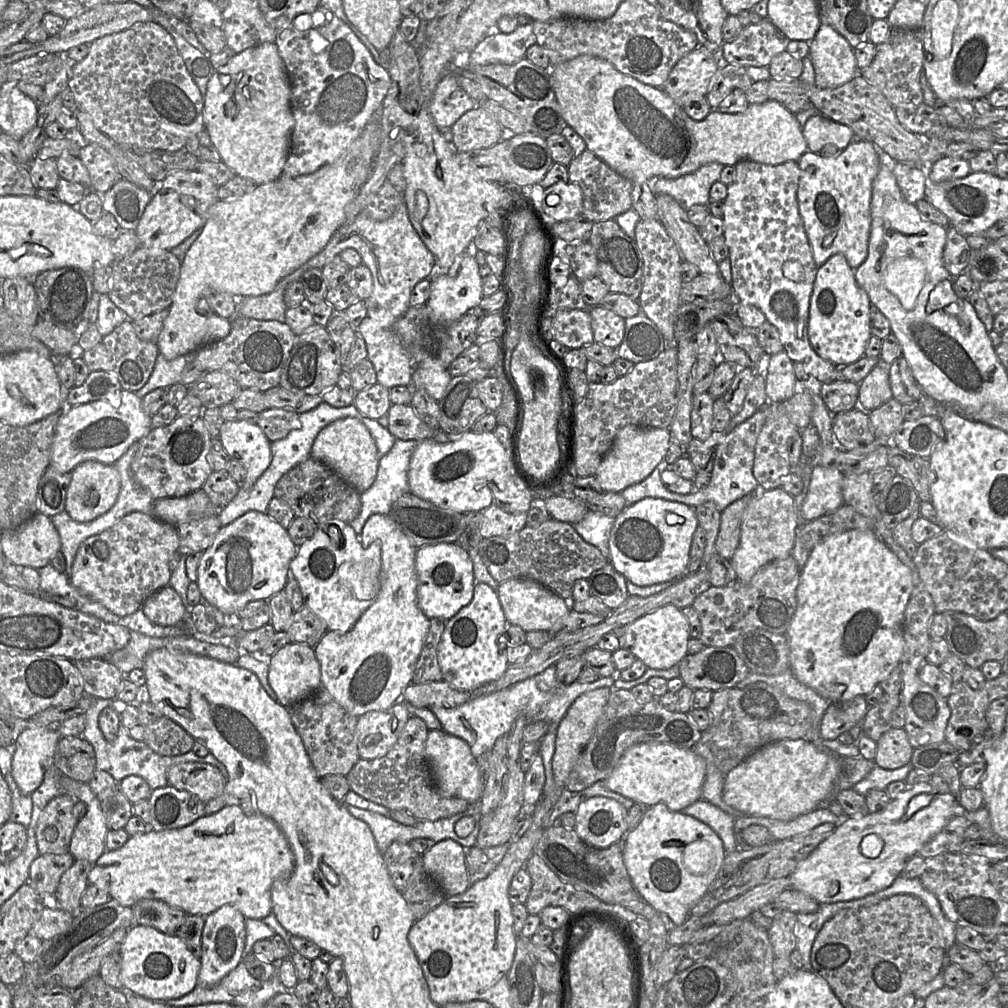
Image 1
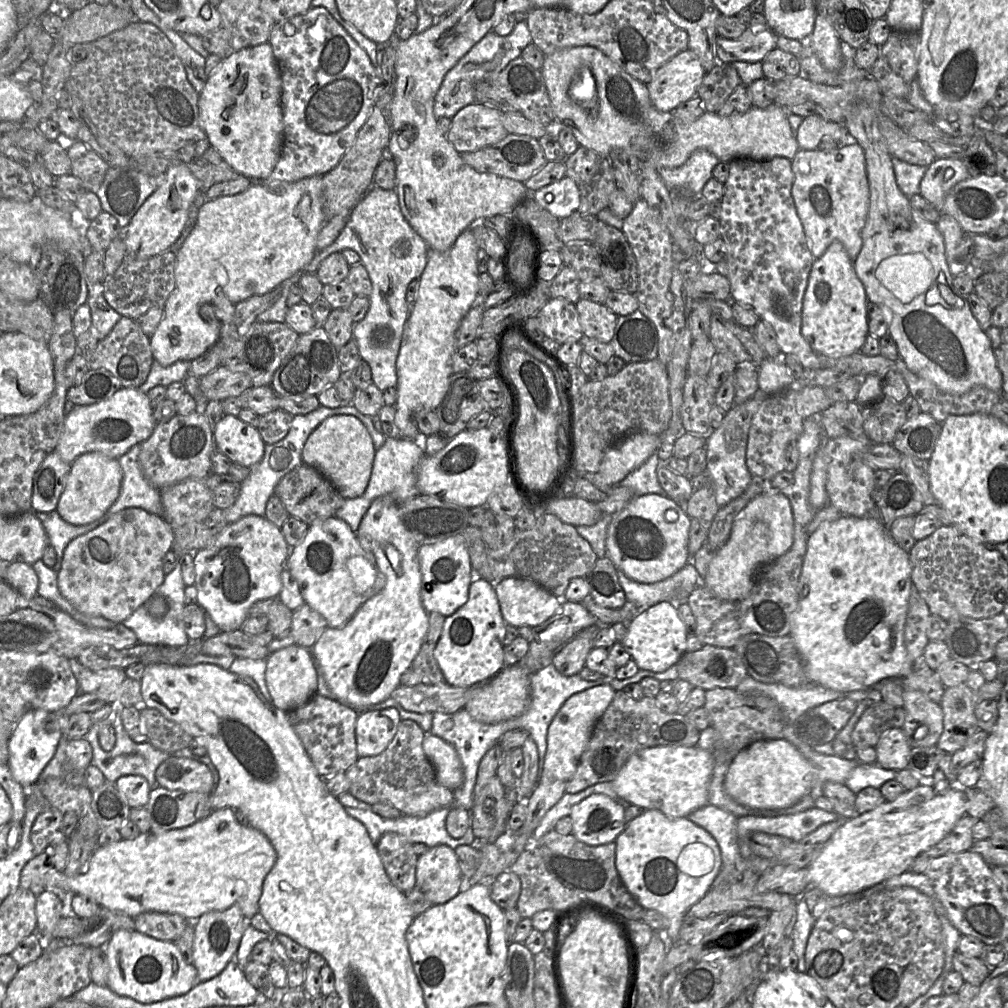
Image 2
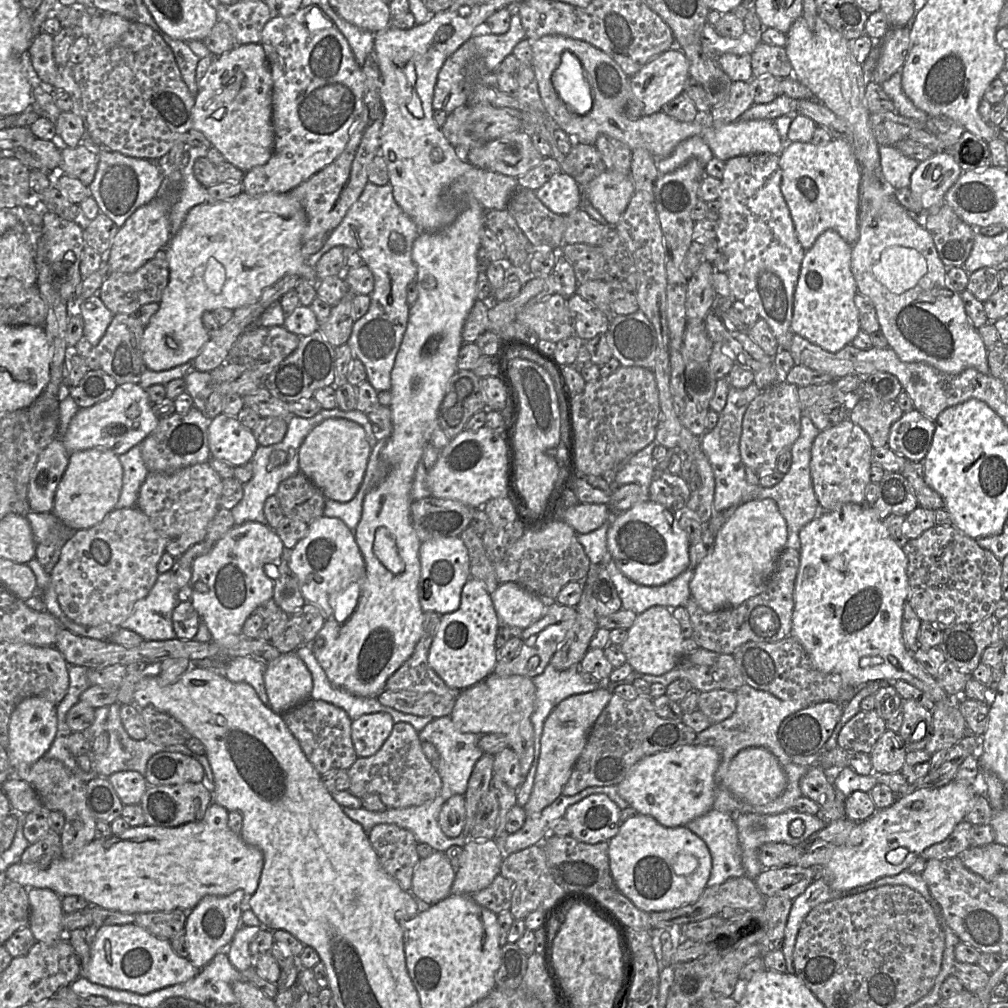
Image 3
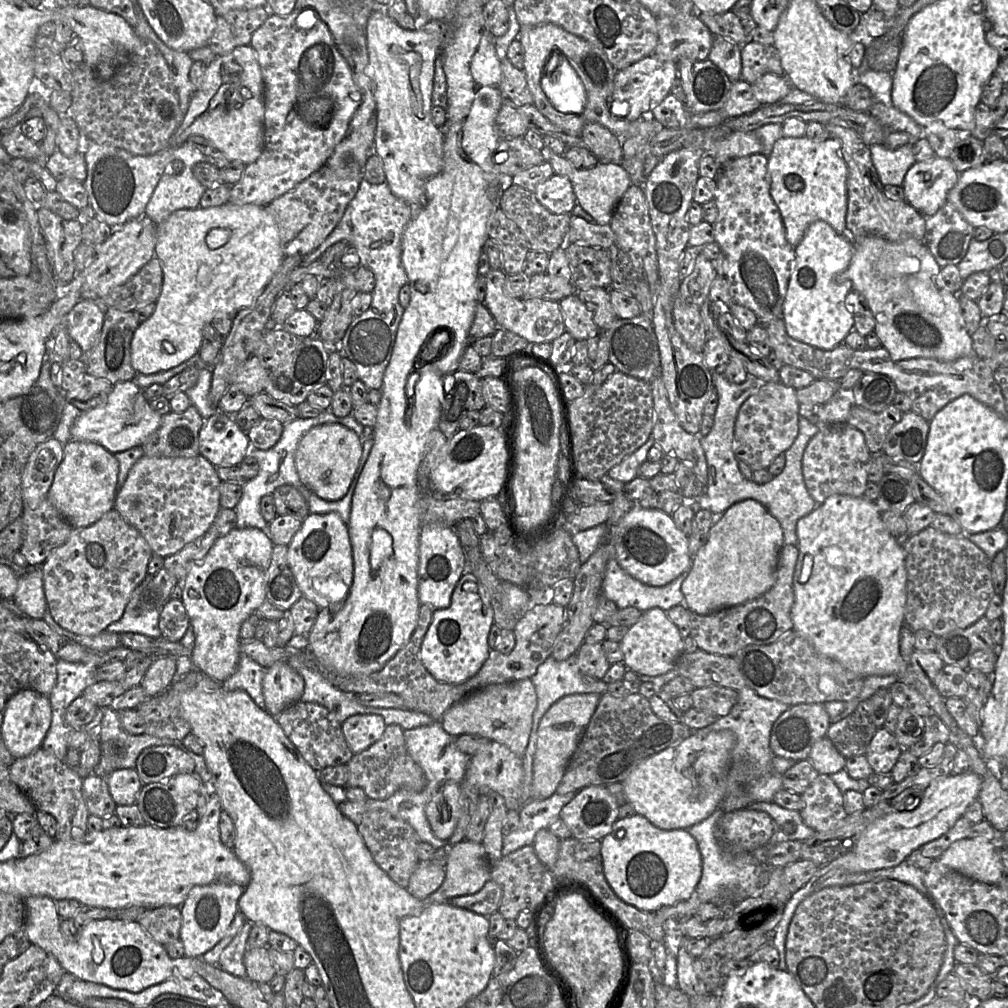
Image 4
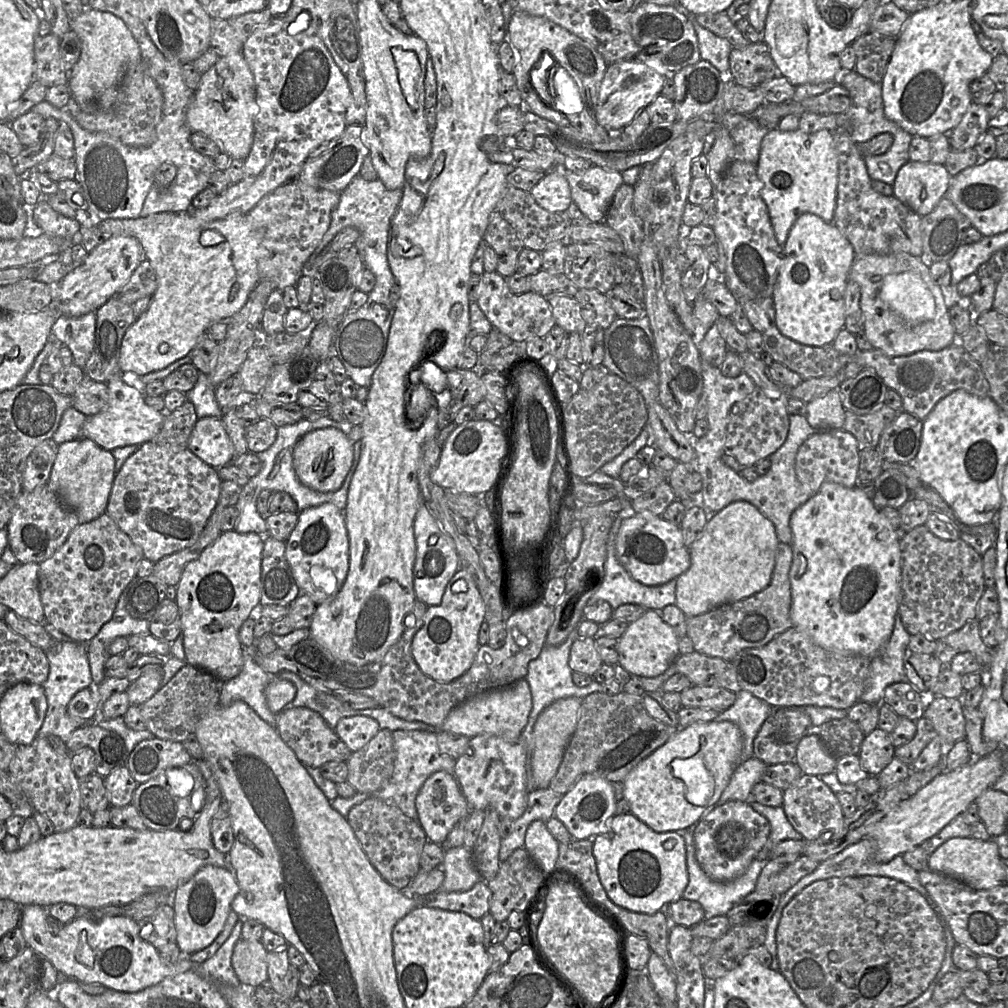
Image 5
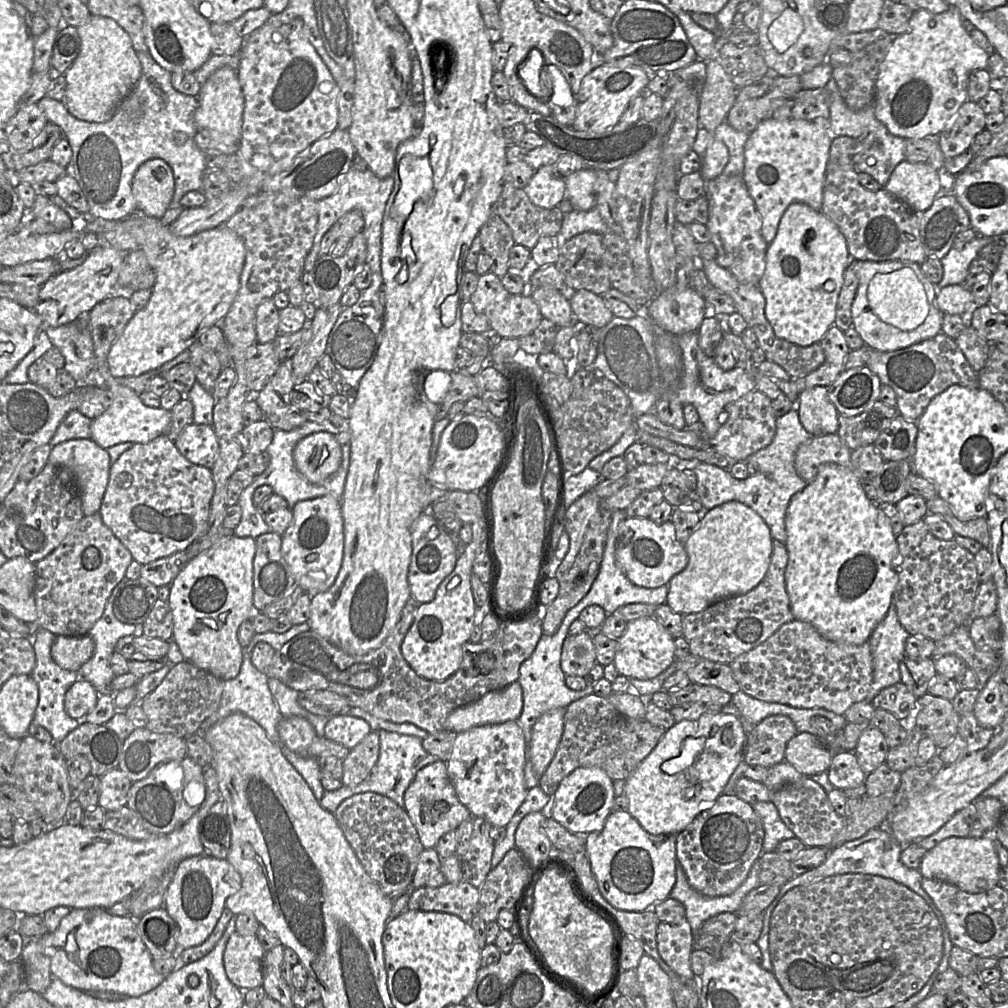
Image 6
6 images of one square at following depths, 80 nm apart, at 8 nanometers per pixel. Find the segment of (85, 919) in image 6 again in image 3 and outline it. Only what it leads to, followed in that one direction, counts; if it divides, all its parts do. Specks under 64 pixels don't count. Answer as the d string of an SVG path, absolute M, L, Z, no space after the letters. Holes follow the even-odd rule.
M28 889L30 928L35 939L48 946L64 939L64 912L61 897L50 889ZM136 923L102 926L96 932L90 949L88 969L81 968L81 976L92 983L97 983L117 990L127 990L141 995L180 984L193 979L200 969L188 959L178 956L170 941L161 939Z

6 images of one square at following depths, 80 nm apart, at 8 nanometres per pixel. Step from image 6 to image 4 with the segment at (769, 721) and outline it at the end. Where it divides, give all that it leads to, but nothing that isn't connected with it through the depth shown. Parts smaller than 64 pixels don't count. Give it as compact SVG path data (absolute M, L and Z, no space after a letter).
M823 703L792 705L773 724L770 748L774 756L808 759L815 742L826 737L830 724Z

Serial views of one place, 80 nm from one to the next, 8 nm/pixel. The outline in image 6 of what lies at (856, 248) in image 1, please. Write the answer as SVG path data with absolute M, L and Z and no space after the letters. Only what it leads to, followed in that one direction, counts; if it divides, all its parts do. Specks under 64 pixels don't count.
M772 117L759 123L749 134L744 147L742 177L761 216L761 232L767 243L775 238L780 220L790 204L801 202L821 210L832 139L829 119L824 117L811 121Z

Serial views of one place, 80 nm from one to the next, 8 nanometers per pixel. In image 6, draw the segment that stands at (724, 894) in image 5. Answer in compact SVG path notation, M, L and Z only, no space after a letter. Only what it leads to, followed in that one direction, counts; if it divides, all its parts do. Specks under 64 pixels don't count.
M759 859L753 864L745 881L731 894L710 897L693 889L678 863L676 868L676 883L670 893L670 898L681 902L686 910L686 919L690 924L694 938L700 933L703 923L724 912L735 913L741 906L744 897L761 885Z

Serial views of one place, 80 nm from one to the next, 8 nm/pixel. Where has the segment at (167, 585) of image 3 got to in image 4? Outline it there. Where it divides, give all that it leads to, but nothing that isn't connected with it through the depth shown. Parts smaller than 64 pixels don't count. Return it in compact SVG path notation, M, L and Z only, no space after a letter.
M150 576L137 586L125 608L123 616L116 622L111 623L106 631L114 633L139 633L155 639L160 639L158 609L146 609L142 607L143 595L149 586Z

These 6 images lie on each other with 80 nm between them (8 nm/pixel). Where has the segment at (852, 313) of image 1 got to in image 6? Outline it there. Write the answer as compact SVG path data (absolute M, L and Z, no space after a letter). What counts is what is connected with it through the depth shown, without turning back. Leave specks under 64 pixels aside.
M801 202L788 206L780 220L775 238L768 245L765 270L757 285L766 301L765 316L778 338L802 347L823 339L834 325L844 271L851 259L843 233L825 214Z

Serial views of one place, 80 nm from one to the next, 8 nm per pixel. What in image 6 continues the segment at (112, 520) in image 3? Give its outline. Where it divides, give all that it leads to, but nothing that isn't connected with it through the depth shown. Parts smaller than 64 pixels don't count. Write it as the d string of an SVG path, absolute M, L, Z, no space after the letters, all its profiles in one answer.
M99 513L84 516L60 545L36 563L37 626L56 636L88 634L103 615L114 588L125 578L132 554L105 525Z

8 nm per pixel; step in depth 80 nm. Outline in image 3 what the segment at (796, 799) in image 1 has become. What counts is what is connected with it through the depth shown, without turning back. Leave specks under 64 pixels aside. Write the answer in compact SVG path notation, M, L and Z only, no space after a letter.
M748 747L741 750L724 774L724 785L733 794L756 805L773 802L782 794L786 784L787 778L778 759L763 747Z

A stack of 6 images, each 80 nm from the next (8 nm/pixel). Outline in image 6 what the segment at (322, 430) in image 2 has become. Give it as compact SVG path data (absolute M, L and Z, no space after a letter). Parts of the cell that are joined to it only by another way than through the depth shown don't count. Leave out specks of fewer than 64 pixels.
M328 432L310 434L294 448L294 463L299 474L313 484L320 484L338 471L342 446Z

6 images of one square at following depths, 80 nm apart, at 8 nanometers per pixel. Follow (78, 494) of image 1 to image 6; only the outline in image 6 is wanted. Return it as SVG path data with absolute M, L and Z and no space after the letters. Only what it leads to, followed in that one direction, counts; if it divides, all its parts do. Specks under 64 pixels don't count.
M91 438L69 440L52 448L49 462L65 472L65 482L71 484L78 492L84 516L99 513L112 464L107 450L100 447Z

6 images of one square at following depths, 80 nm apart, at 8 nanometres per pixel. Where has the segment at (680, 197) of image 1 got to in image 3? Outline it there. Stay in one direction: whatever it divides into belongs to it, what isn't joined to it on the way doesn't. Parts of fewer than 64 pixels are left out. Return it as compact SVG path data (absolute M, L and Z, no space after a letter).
M695 135L679 143L669 156L659 158L657 167L660 174L667 174L679 168L688 159L695 158L704 169L713 157L714 154L704 138Z

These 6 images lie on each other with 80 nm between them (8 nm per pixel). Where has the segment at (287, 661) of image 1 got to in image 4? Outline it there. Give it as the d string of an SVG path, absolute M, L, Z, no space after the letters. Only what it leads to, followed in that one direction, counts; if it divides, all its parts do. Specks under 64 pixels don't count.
M276 662L267 668L262 681L265 710L278 717L287 707L300 702L304 687L304 678L288 662Z

